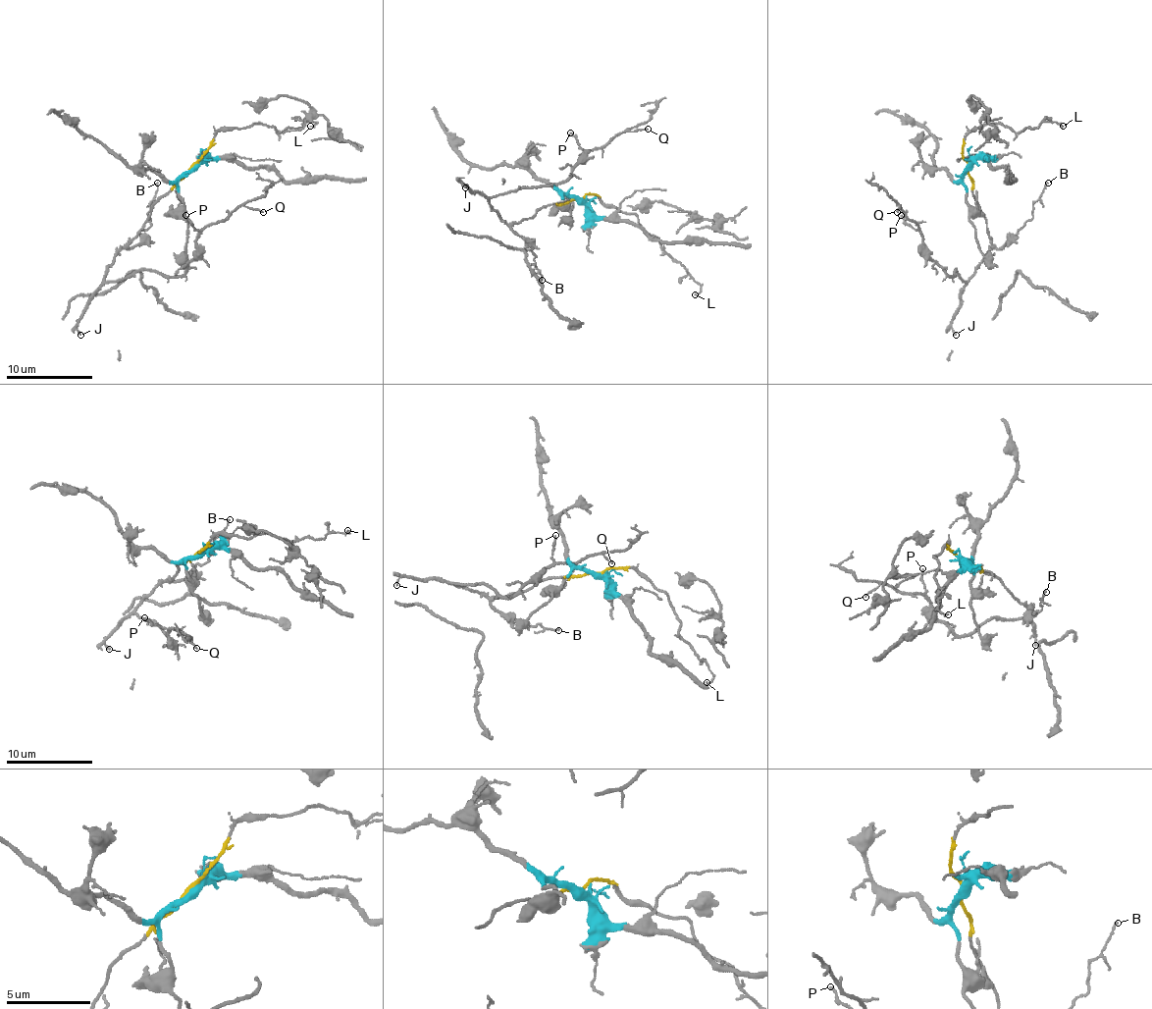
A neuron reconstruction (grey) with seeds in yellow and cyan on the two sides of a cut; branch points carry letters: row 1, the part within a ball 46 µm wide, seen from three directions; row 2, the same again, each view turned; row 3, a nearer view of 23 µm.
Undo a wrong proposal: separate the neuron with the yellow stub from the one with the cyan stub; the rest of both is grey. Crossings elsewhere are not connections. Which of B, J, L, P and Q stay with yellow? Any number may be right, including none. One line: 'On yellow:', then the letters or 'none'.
On yellow: B, J, L, P, Q

